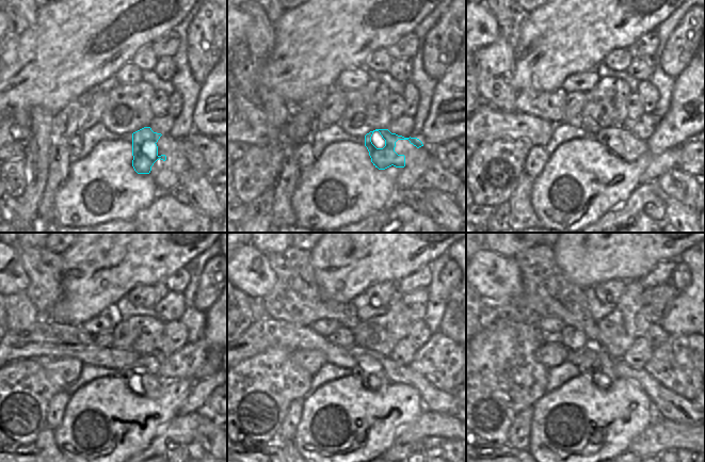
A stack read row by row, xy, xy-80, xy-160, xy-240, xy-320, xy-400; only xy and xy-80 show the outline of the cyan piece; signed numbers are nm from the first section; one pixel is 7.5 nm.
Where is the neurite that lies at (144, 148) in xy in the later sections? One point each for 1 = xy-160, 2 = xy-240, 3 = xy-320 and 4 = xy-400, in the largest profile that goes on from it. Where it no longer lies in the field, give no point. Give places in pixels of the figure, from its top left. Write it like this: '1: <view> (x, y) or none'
1: xy-160 (620, 141)
2: xy-240 (141, 382)
3: xy-320 (374, 381)
4: xy-400 (592, 361)

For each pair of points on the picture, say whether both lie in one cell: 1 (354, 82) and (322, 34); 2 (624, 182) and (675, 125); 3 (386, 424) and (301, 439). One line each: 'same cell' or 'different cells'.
1: different cells
2: same cell
3: same cell

